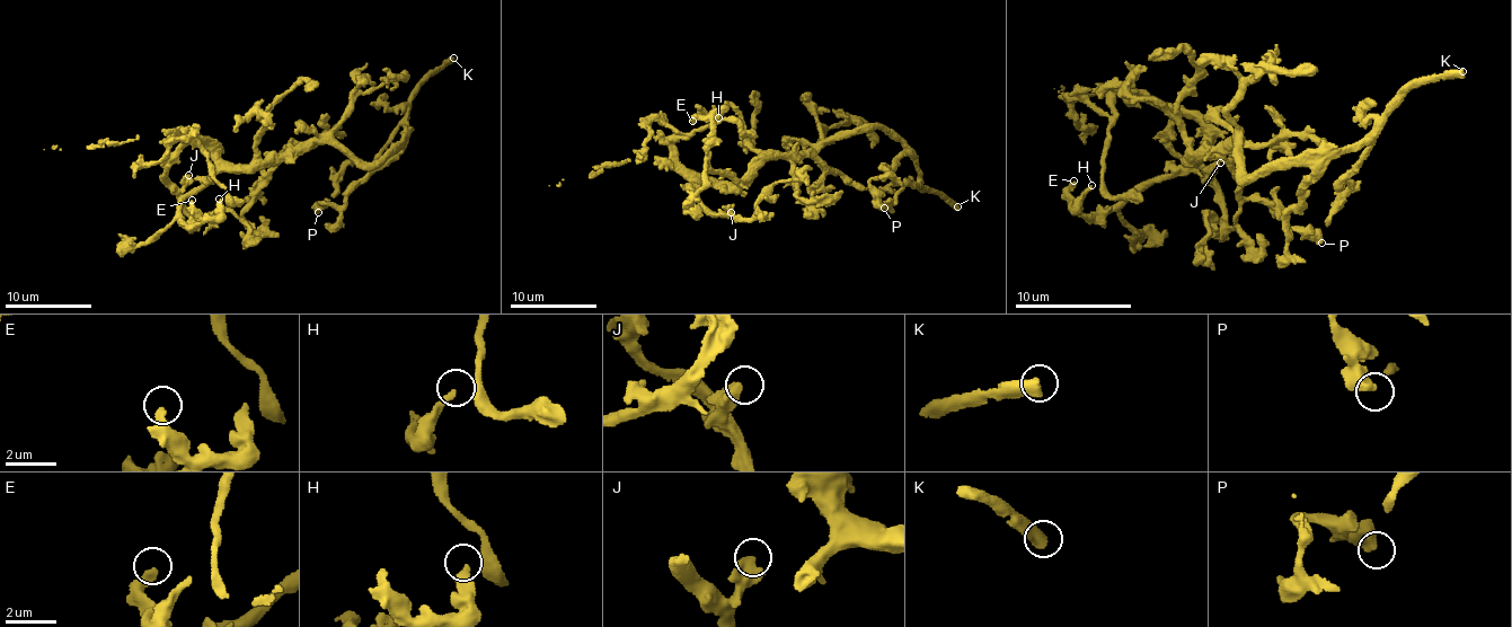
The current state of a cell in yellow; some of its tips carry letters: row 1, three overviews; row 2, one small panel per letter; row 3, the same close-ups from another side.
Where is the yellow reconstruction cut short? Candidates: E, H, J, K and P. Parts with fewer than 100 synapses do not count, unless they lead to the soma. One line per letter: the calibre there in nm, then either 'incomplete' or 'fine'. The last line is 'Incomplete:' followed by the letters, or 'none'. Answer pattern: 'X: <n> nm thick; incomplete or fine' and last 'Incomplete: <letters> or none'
E: 360 nm thick; fine
H: 200 nm thick; fine
J: 500 nm thick; fine
K: 500 nm thick; incomplete
P: 550 nm thick; fine
Incomplete: K

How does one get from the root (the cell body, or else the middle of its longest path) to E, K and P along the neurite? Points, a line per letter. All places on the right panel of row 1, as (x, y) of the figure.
E: (1199, 153), (1187, 152), (1193, 161), (1149, 179), (1104, 214), (1082, 217), (1076, 208), (1070, 193), (1073, 180)
K: (1199, 153), (1221, 157), (1239, 141), (1244, 174), (1257, 179), (1320, 165), (1414, 87), (1462, 71)
P: (1199, 153), (1221, 157), (1239, 141), (1244, 174), (1257, 179), (1306, 165), (1283, 230), (1322, 243)

